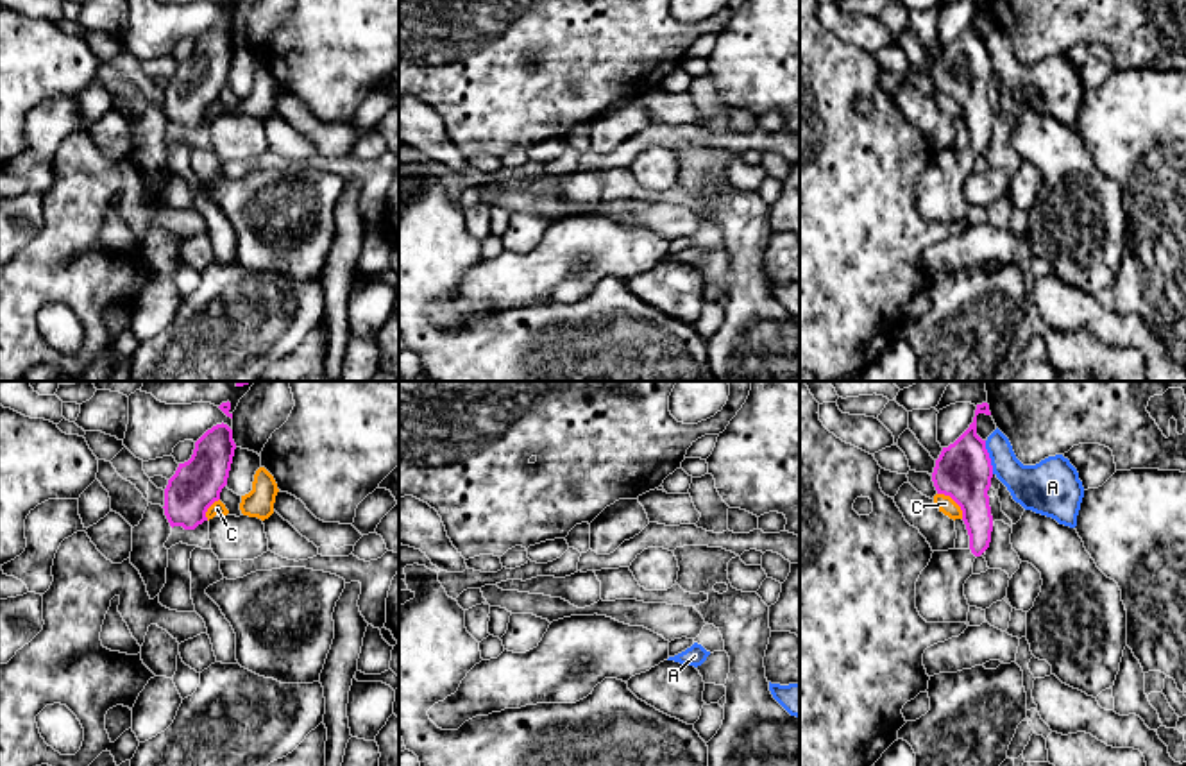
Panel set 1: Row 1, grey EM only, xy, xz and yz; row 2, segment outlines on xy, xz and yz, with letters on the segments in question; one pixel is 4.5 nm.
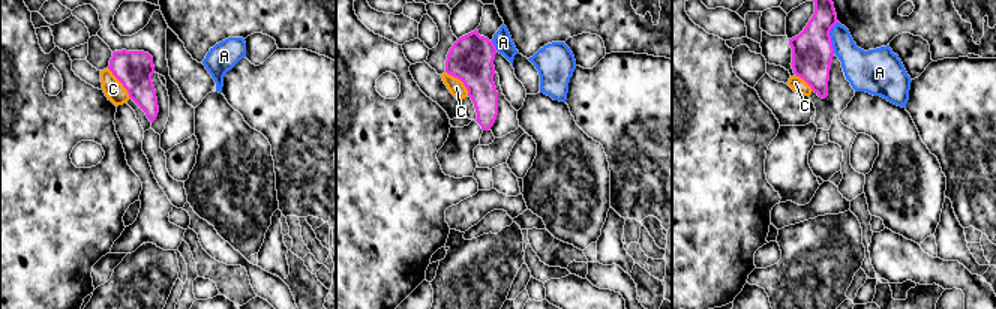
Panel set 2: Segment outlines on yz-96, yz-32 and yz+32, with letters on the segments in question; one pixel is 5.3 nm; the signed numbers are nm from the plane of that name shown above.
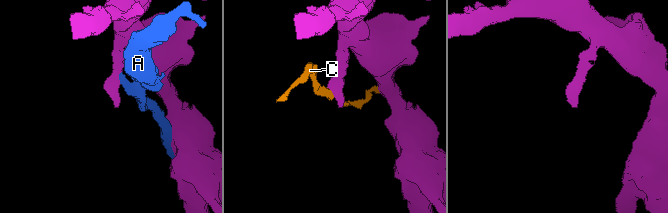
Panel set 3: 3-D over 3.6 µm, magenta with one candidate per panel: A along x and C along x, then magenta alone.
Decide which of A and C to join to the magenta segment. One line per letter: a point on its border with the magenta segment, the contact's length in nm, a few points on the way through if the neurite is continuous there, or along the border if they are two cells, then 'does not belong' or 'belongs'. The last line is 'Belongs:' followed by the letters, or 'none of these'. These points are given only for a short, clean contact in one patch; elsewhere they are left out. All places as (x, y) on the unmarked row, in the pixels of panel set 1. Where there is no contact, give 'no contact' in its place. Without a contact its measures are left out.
A: meets magenta in yz at (988, 56); contact 160 nm long; does not belong
C: meets magenta in yz at (954, 99); contact 170 nm long; does not belong
Belongs: none of these

